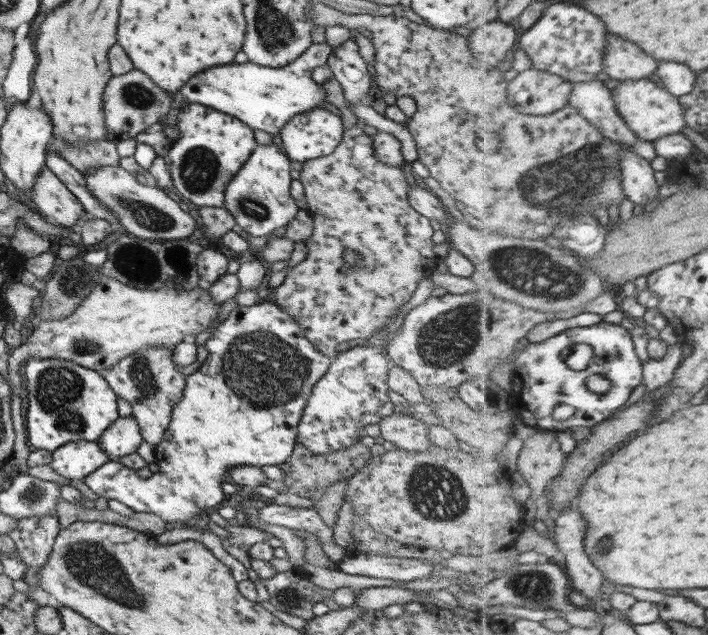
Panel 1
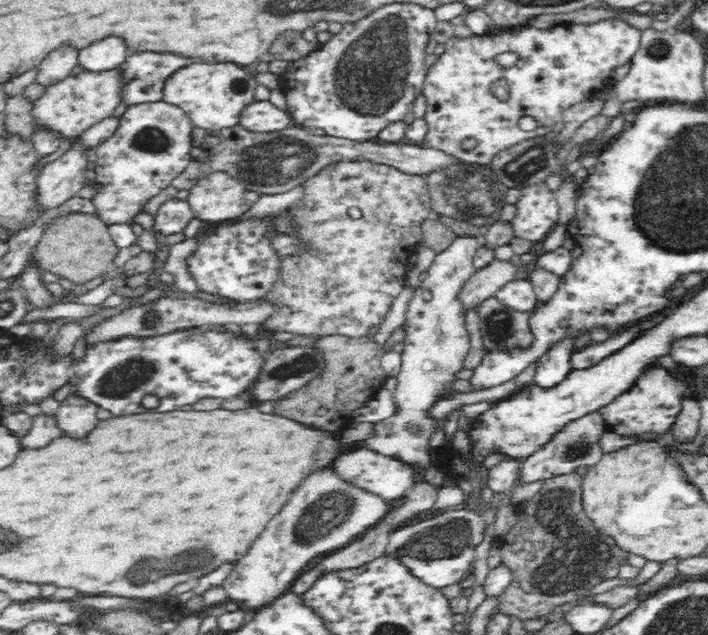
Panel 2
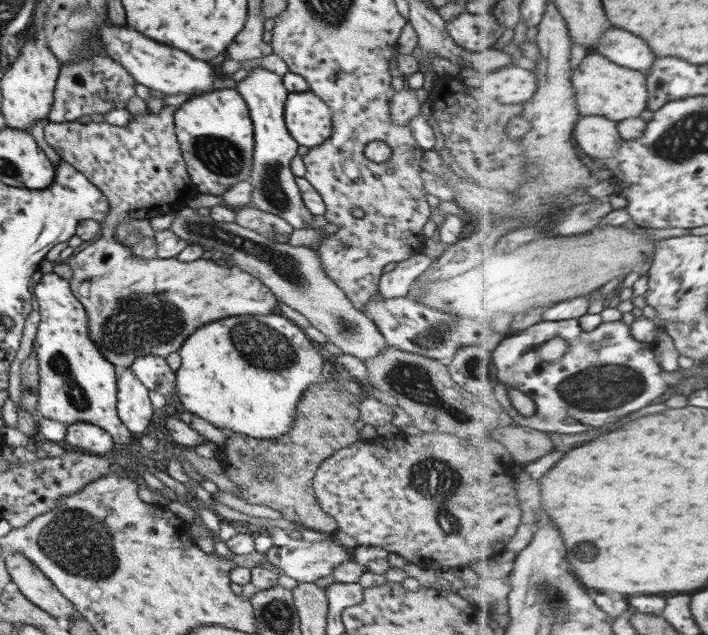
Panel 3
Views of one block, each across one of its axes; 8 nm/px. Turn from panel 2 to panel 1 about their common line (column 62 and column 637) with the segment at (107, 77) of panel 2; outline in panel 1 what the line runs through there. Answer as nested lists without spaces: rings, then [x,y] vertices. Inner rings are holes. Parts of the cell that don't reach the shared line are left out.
[[[652,80],[622,81],[614,90],[613,97],[619,113],[642,141],[654,143],[669,134],[681,133],[684,128],[689,126],[680,97],[672,94],[662,84],[656,84]]]

